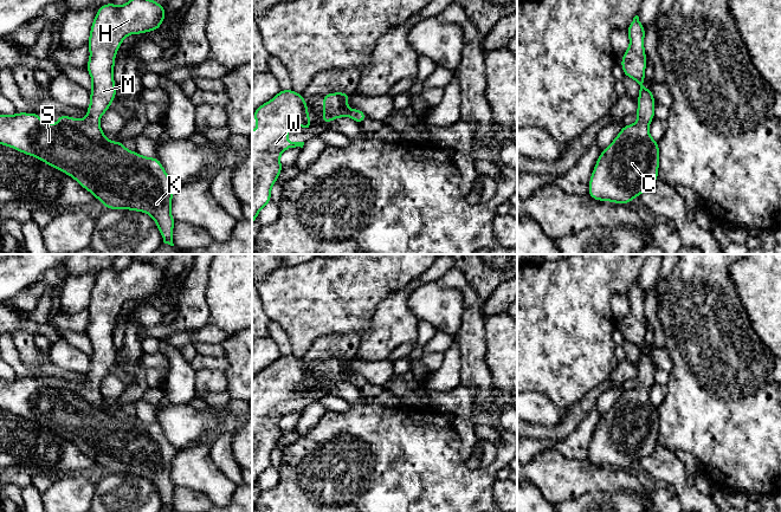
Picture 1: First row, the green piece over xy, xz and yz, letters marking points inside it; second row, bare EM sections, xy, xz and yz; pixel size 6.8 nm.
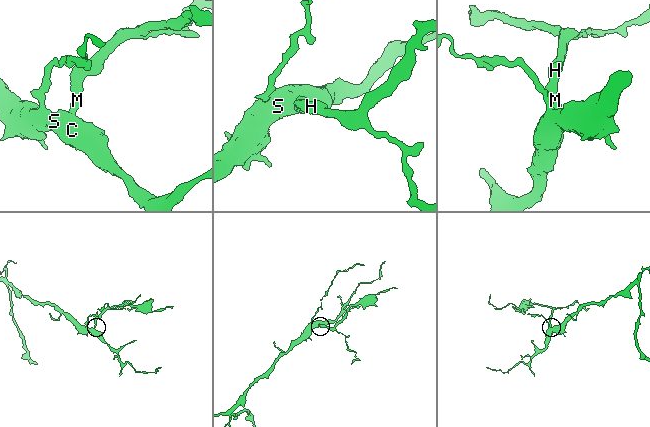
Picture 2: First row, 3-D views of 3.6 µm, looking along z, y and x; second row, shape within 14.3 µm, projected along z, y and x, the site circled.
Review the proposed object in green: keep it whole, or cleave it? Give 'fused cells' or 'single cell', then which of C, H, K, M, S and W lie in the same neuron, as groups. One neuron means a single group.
single cell | C H K M S W

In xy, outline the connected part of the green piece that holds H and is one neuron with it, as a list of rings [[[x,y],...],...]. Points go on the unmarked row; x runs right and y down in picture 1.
[[[133,260],[122,271],[110,267],[98,272],[88,305],[90,323],[85,333],[92,348],[88,381],[78,384],[59,378],[58,388],[54,390],[43,387],[40,380],[36,377],[15,377],[12,381],[0,378],[0,409],[33,421],[71,441],[108,474],[128,474],[150,480],[163,507],[174,511],[175,485],[170,474],[178,451],[167,440],[157,422],[144,422],[137,416],[128,415],[121,406],[109,406],[99,390],[102,380],[116,364],[115,322],[123,304],[129,299],[159,296],[166,281],[166,273],[161,268],[140,260]]]

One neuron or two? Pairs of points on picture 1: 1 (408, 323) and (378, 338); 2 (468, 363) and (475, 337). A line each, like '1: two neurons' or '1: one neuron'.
1: one neuron
2: one neuron

